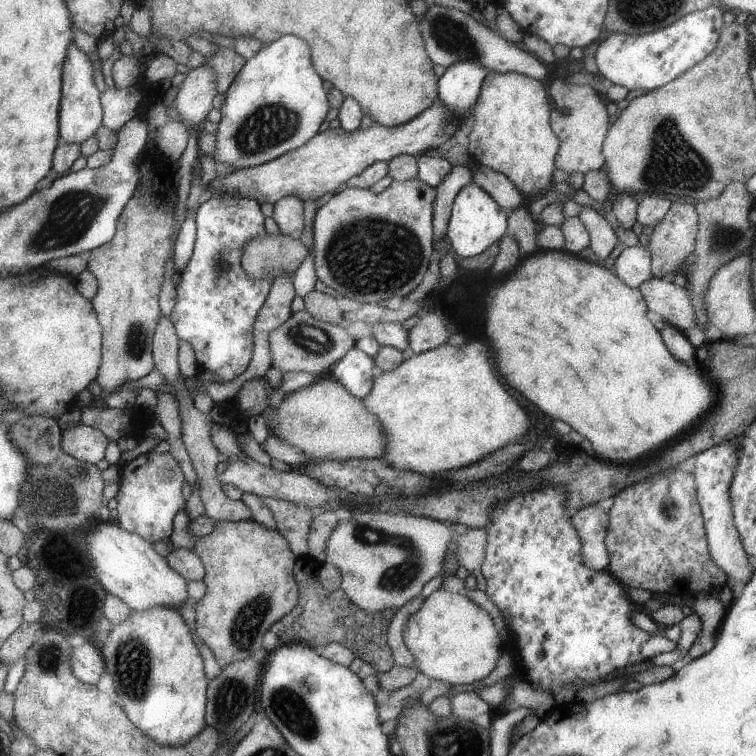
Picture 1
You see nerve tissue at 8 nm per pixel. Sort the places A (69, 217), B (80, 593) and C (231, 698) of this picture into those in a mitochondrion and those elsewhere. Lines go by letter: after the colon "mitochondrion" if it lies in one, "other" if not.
A: mitochondrion
B: other
C: mitochondrion

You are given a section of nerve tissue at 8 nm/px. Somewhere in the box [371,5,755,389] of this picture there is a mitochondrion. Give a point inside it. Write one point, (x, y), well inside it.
(674, 165)

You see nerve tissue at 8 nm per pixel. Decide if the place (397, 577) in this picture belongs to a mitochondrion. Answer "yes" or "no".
yes

